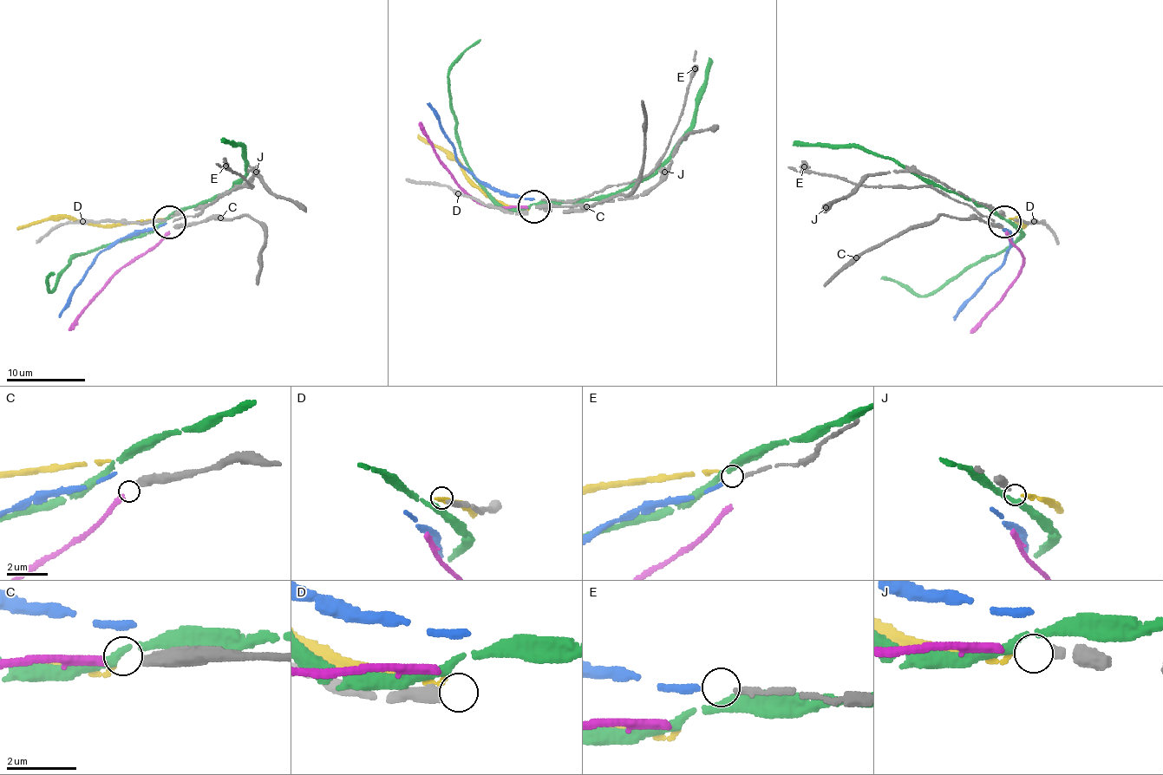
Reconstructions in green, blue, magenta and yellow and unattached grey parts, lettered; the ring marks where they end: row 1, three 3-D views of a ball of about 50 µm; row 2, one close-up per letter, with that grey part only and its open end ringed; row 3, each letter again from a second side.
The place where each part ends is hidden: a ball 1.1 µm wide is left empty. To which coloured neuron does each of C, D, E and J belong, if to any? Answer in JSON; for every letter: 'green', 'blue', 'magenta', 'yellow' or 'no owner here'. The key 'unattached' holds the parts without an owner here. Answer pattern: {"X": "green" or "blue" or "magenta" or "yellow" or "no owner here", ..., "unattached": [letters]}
{"C": "magenta", "D": "no owner here", "E": "blue", "J": "yellow", "unattached": ["D"]}

